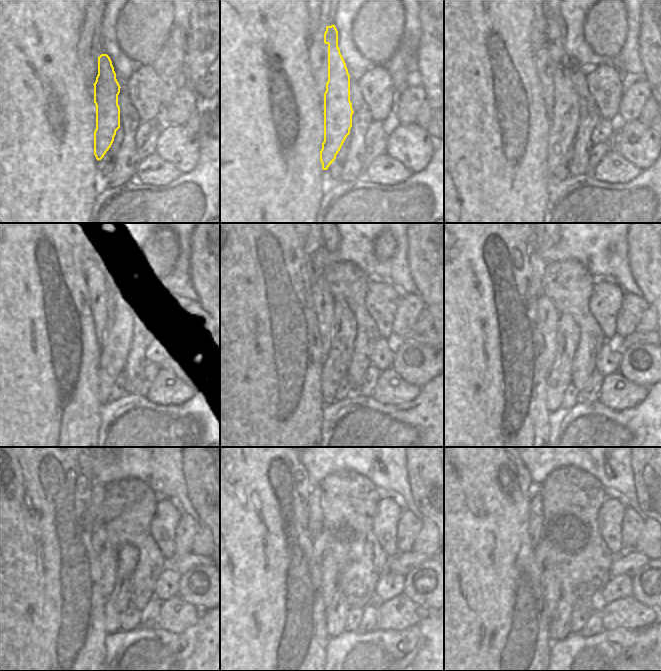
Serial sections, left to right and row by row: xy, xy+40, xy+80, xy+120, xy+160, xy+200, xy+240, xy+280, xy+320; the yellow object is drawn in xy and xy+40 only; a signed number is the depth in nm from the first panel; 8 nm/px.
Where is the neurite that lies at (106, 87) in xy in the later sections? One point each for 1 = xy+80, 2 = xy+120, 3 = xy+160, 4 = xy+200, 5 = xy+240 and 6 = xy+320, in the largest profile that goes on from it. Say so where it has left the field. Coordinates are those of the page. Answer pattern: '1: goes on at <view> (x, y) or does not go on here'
1: goes on at xy+80 (565, 114)
2: goes on at xy+120 (117, 337)
3: goes on at xy+160 (336, 365)
4: goes on at xy+200 (568, 334)
5: goes on at xy+240 (126, 556)
6: goes on at xy+320 (560, 621)

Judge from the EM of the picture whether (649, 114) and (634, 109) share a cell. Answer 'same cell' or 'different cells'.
different cells

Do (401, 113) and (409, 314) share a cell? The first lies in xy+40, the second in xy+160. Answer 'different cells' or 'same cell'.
same cell

